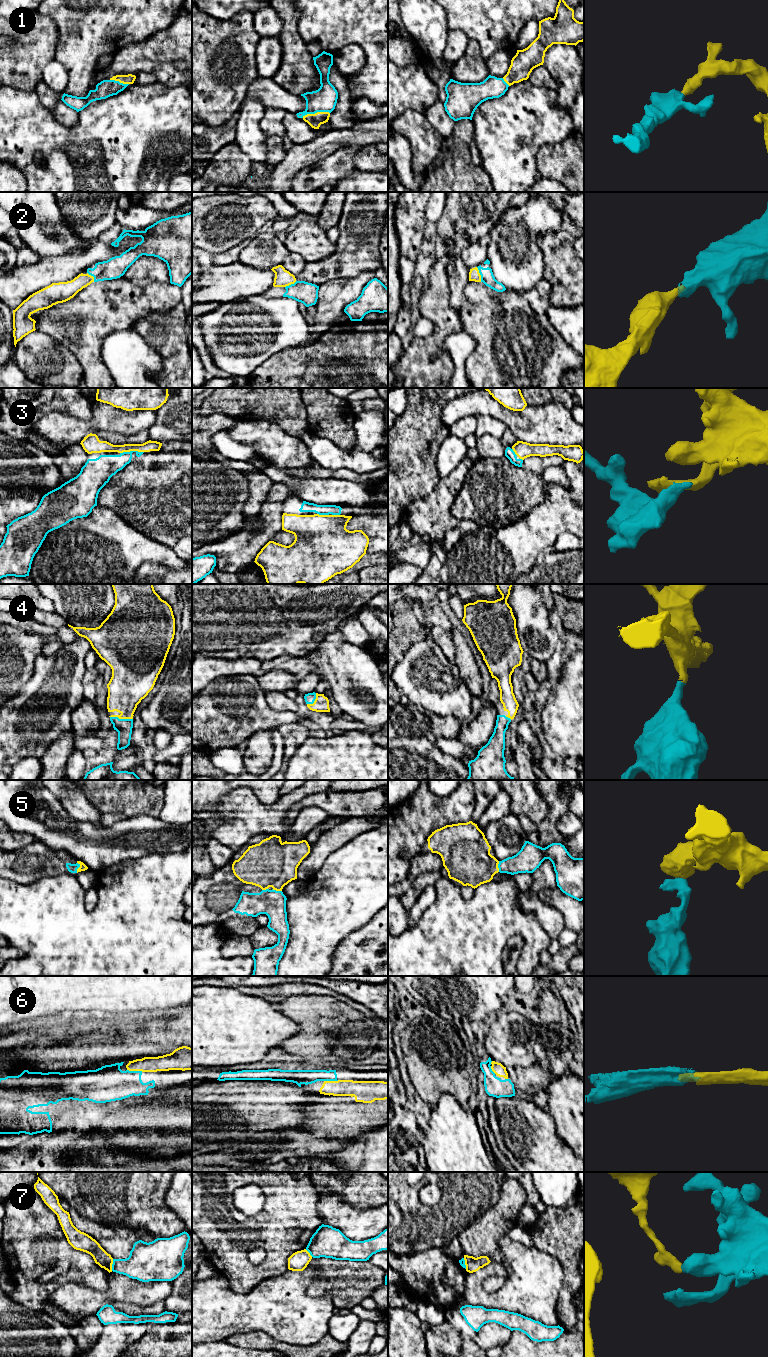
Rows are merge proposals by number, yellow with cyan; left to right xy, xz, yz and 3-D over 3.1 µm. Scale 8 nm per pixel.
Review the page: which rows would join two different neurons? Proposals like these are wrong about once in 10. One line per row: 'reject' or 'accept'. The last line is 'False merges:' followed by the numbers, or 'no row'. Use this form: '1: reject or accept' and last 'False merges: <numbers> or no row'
1: accept
2: accept
3: accept
4: accept
5: accept
6: accept
7: reject
False merges: 7

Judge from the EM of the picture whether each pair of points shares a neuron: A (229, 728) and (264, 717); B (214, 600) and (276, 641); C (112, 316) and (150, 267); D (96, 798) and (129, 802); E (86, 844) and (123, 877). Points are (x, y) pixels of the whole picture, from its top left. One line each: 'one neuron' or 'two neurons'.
A: one neuron
B: one neuron
C: two neurons
D: one neuron
E: two neurons

